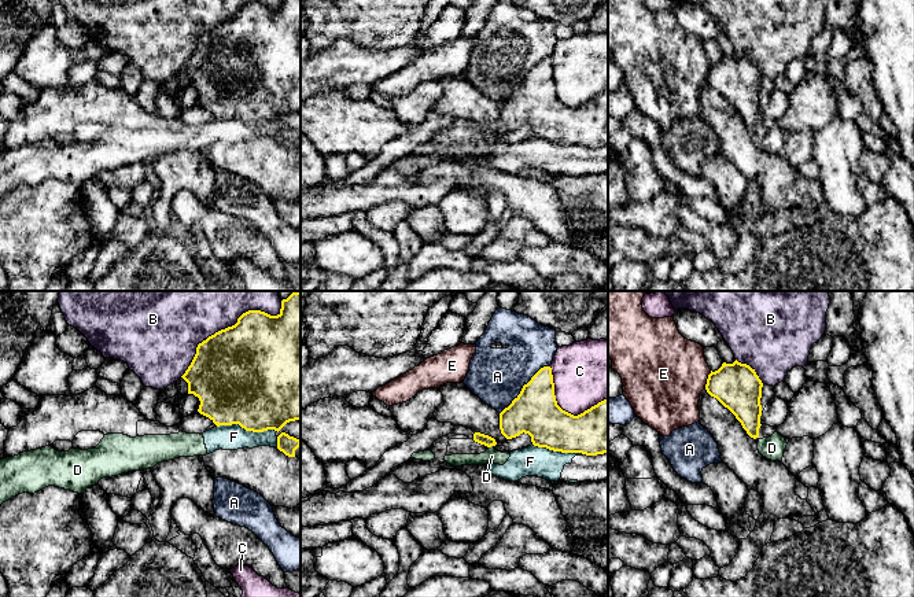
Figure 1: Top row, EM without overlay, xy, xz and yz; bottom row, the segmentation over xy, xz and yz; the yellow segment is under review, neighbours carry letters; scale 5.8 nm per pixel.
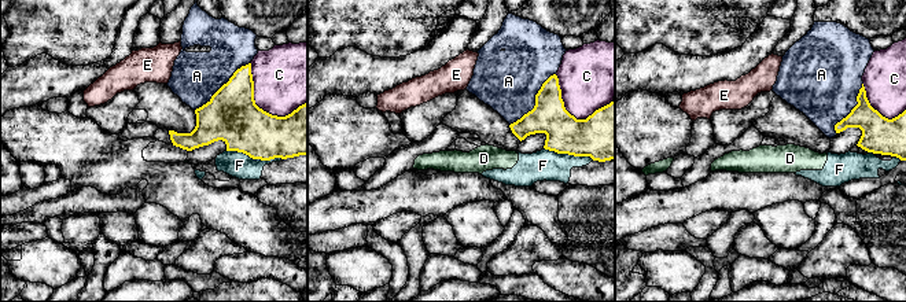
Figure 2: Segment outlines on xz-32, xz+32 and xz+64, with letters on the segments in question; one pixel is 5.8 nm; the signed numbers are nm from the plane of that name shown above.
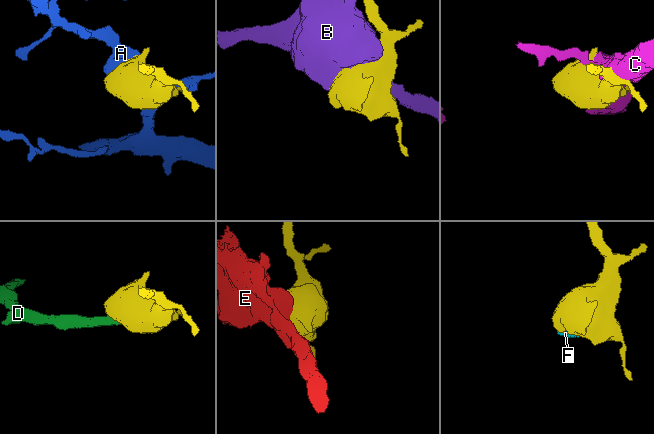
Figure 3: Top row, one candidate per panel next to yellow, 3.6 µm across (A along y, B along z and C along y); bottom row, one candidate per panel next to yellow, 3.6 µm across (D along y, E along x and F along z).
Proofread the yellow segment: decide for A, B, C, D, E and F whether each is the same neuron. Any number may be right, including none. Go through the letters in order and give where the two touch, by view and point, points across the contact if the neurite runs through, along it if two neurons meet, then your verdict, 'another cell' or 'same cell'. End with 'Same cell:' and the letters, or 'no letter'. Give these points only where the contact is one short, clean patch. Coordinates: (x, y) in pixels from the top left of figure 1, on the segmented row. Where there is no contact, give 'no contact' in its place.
A: contact xz (523, 387); another cell
B: contact xy (228, 327); another cell
C: contact xz (564, 411); another cell
D: contact xz (490, 446); border xz (493, 445), (489, 448); another cell
E: contact yz (707, 379); another cell
F: contact xy (247, 430); border xy (216, 424), (239, 424), (253, 431), (277, 431); another cell
Same cell: no letter

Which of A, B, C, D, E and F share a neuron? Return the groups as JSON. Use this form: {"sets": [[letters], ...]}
{"sets": [["A"], ["B"], ["C"], ["D", "F"], ["E"]]}

